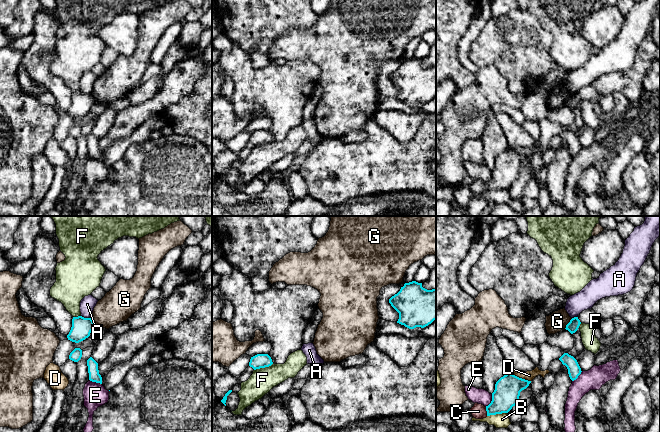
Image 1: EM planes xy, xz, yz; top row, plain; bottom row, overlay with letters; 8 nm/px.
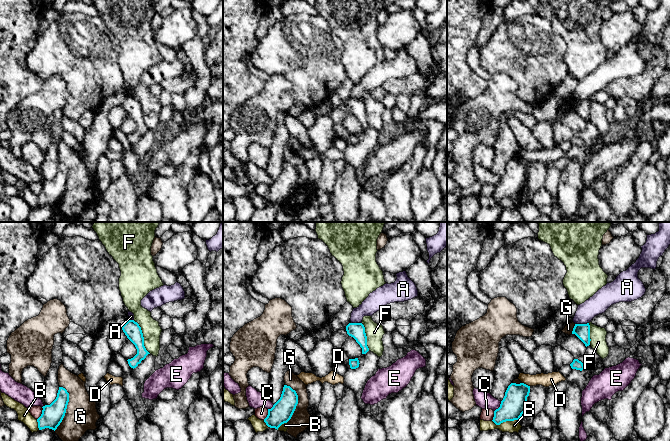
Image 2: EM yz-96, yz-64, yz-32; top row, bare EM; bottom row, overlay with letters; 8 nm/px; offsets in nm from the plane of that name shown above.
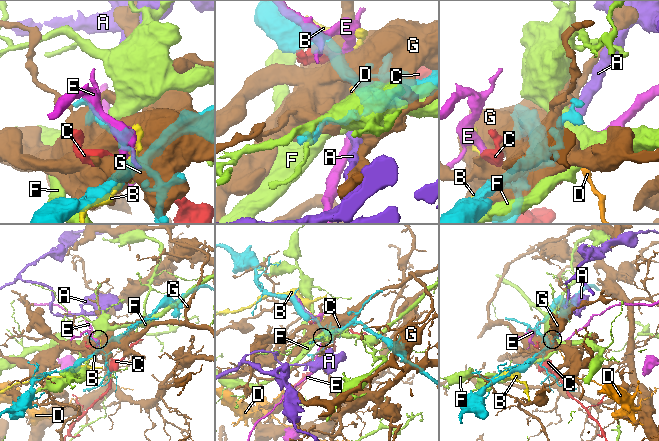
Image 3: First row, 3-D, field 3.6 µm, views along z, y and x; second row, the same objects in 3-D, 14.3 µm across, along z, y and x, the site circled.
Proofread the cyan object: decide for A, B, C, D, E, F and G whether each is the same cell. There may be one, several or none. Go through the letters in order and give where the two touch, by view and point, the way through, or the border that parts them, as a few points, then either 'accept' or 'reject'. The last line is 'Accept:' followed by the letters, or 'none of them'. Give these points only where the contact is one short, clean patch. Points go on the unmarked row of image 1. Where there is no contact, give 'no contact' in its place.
A: contact xy (86, 94); border xy (81, 91), (90, 94); reject
B: contact yz (496, 189); reject
C: contact yz (486, 186); reject
D: contact yz (518, 153); border yz (508, 148), (530, 157); reject
E: contact yz (491, 177); reject
F: contact xz (263, 143); reject
G: contact yz (568, 99); reject
Accept: none of them

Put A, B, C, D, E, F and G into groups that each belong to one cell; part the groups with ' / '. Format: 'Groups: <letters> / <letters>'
Groups: A / B / C / D / E / F / G

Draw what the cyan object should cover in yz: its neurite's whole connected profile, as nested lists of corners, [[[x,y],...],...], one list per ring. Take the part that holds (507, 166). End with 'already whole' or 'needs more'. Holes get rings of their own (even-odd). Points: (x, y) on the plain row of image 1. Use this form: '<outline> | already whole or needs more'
[[[509,148],[501,153],[495,160],[491,179],[486,182],[487,192],[508,189],[518,179],[520,168],[530,159]]] | already whole

